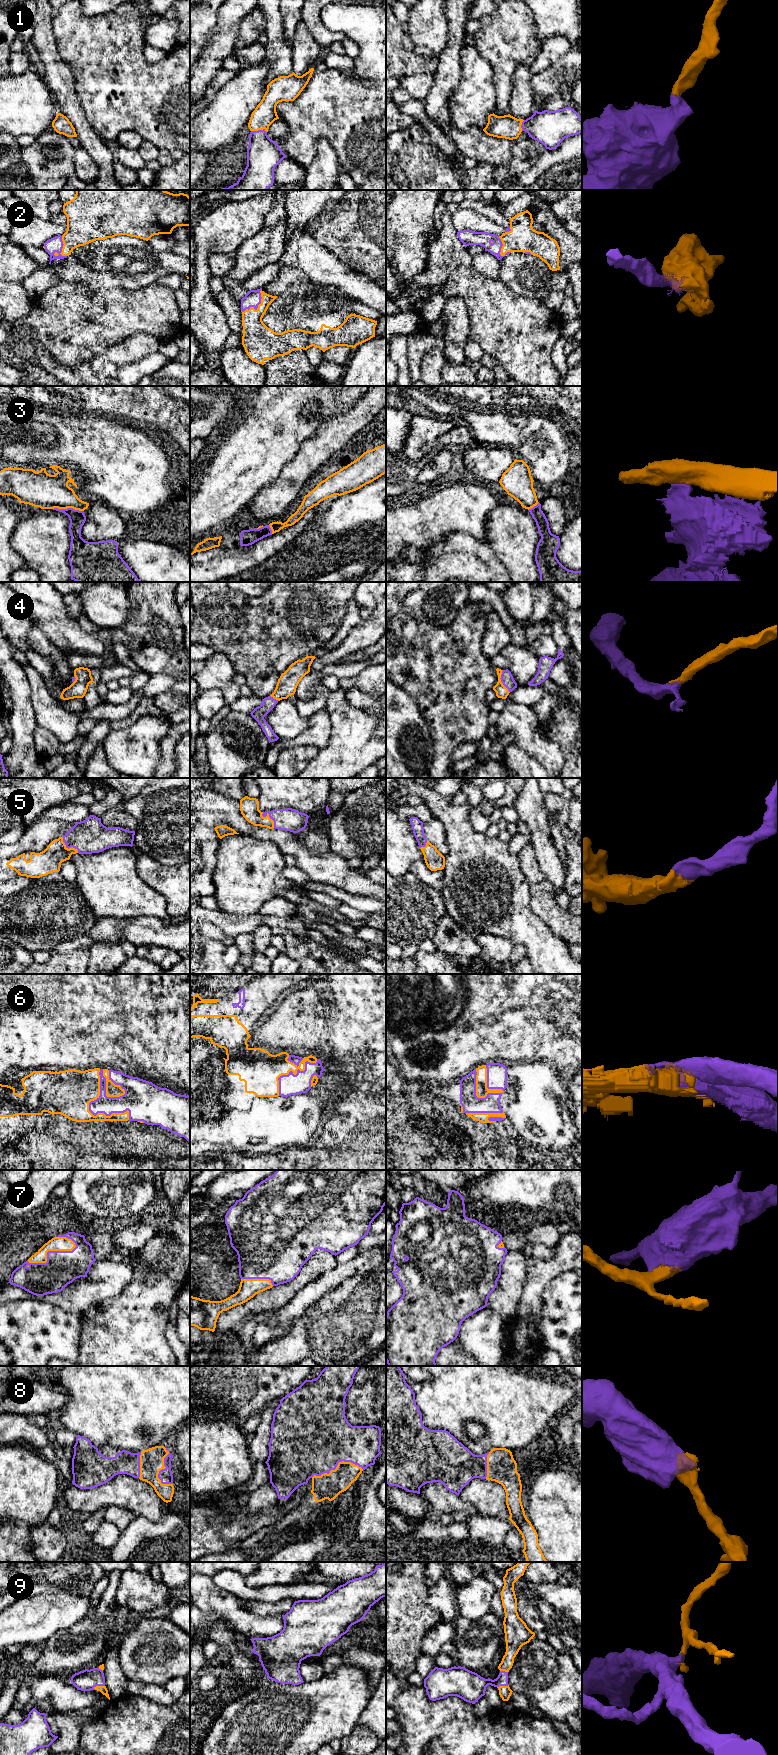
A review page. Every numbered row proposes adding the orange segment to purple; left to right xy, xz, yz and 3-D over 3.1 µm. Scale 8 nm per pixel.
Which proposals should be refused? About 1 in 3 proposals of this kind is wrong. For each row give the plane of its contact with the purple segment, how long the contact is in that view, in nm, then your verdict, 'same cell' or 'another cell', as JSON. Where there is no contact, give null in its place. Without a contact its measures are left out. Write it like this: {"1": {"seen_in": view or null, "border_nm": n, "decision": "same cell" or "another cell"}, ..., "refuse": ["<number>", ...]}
{"1": {"seen_in": "xz", "border_nm": 130, "decision": "same cell"}, "2": {"seen_in": "xz", "border_nm": 240, "decision": "same cell"}, "3": {"seen_in": "xy", "border_nm": 240, "decision": "another cell"}, "4": {"seen_in": "yz", "border_nm": 190, "decision": "same cell"}, "5": {"seen_in": "xz", "border_nm": 160, "decision": "same cell"}, "6": {"seen_in": "xz", "border_nm": 440, "decision": "same cell"}, "7": {"seen_in": "xy", "border_nm": 440, "decision": "same cell"}, "8": {"seen_in": "xz", "border_nm": 420, "decision": "same cell"}, "9": {"seen_in": "xy", "border_nm": 100, "decision": "same cell"}, "refuse": ["3"]}

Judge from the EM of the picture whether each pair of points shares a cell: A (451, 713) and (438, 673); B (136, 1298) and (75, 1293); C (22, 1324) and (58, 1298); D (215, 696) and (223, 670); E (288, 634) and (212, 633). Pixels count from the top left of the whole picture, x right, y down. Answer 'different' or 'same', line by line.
A: same
B: different
C: different
D: different
E: same

